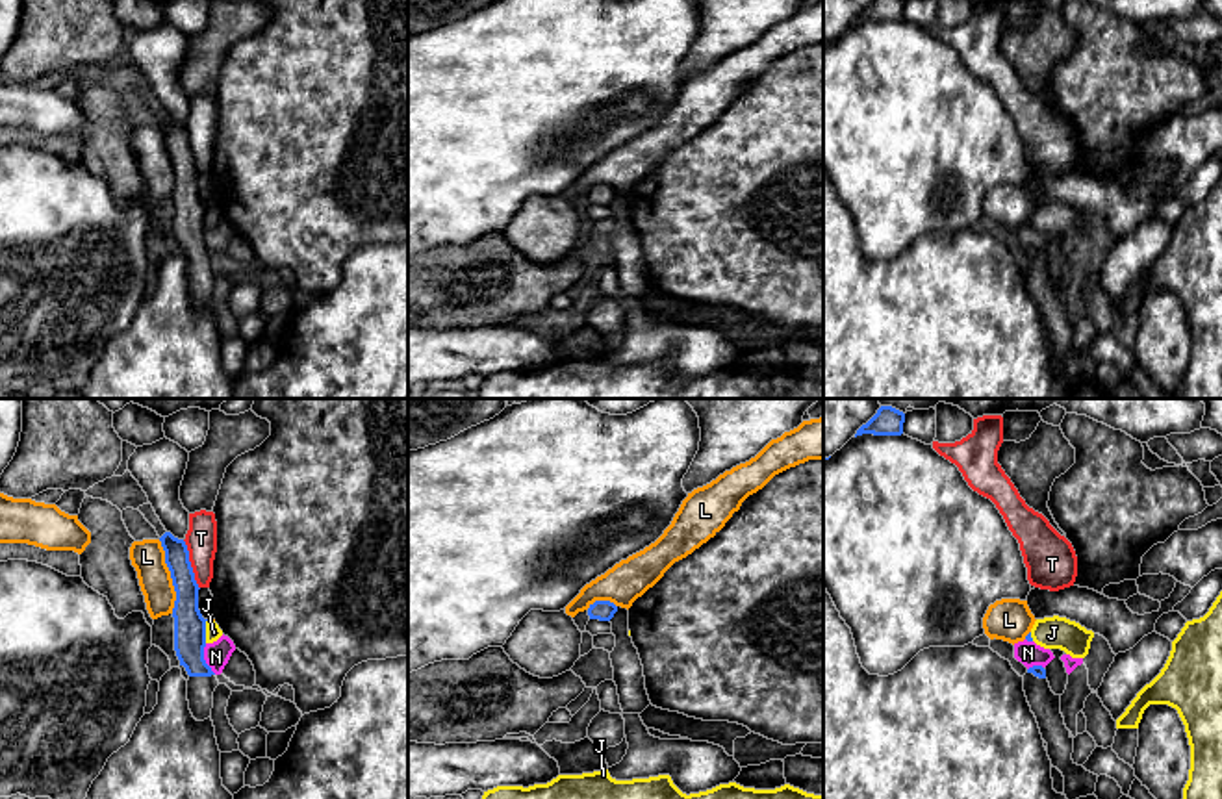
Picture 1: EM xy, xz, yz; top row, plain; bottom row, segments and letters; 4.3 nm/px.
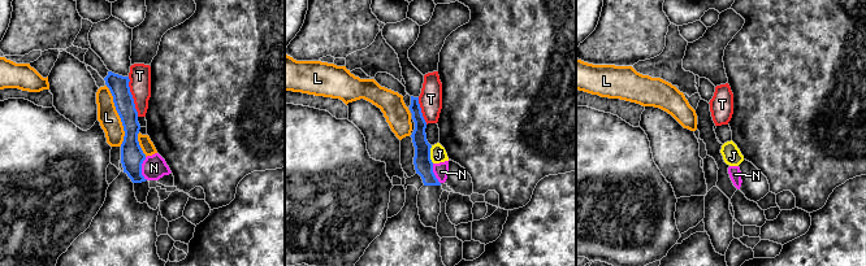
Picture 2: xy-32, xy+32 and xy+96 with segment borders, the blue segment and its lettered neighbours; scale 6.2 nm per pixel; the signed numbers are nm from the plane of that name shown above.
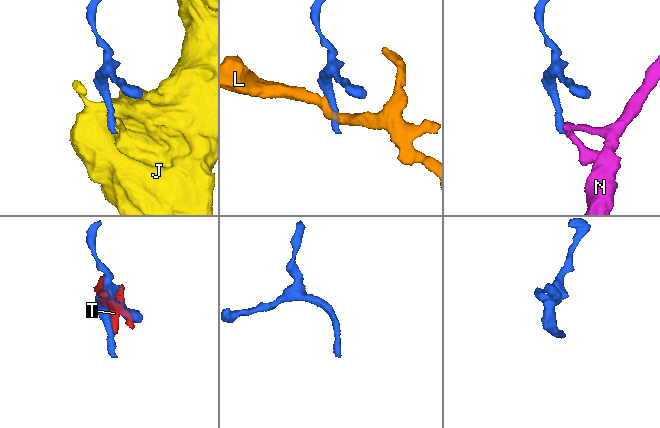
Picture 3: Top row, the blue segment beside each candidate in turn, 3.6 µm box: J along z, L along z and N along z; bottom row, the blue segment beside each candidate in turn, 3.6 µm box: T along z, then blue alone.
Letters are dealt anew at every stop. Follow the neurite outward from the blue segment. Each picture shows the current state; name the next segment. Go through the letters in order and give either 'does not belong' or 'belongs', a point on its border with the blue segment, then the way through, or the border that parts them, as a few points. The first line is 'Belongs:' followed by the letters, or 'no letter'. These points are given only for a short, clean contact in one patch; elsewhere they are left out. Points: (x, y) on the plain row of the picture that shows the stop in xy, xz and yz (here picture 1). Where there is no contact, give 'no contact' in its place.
Belongs: no letter
J: does not belong | xy (204, 215) | along xy (206, 204), (204, 227)
L: does not belong | xy (171, 162)
N: does not belong | xy (203, 243) | along xy (204, 228), (204, 247), (216, 258)
T: does not belong | xy (190, 149)

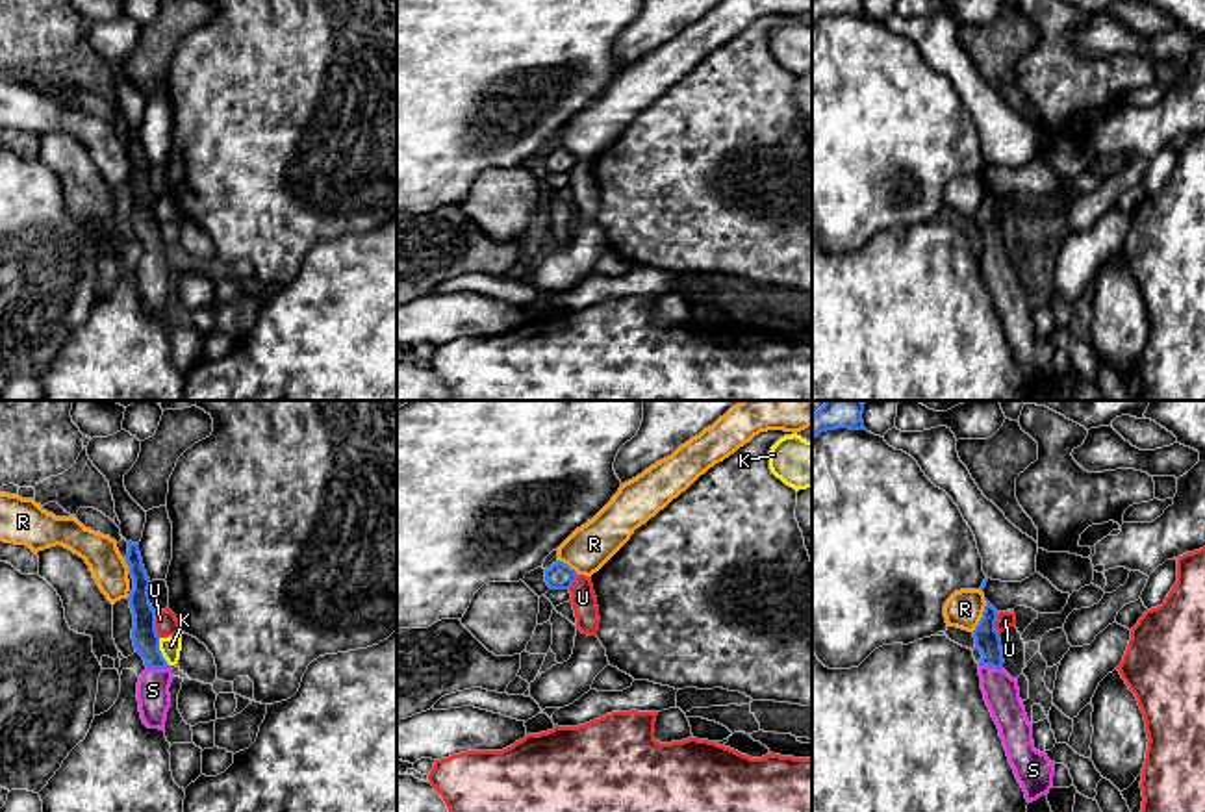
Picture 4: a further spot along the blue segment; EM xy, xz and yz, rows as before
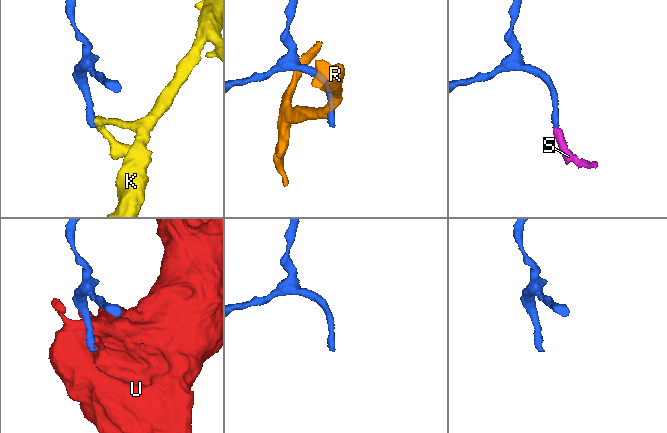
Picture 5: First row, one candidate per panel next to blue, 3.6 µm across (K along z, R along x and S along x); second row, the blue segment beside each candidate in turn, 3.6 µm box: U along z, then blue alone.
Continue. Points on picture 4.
Belongs: S
K: does not belong | xy (160, 238) | along xy (158, 223), (158, 234), (169, 251)
R: does not belong | yz (983, 201)
S: belongs | xy (158, 253) | across xy (145, 223), (158, 253), (152, 275)
U: does not belong | xy (154, 210) | along xy (156, 197), (156, 217), (160, 221)

